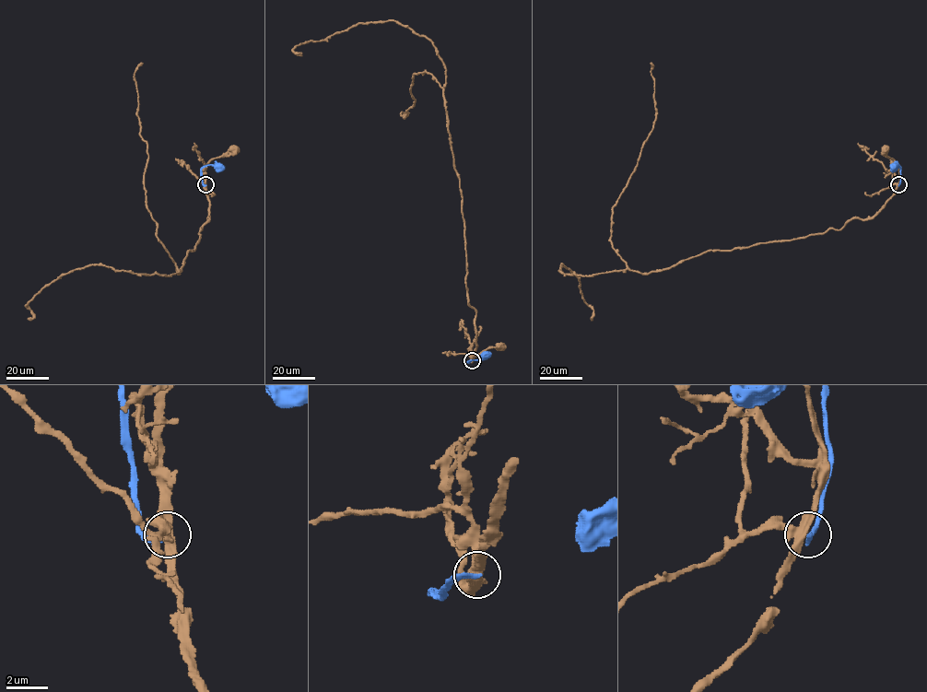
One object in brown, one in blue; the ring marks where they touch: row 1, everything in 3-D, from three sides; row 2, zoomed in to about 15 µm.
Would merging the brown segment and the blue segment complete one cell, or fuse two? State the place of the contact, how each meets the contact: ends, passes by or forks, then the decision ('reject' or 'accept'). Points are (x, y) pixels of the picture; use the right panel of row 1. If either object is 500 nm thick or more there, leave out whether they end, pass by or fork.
place (898, 184); brown forks; blue ends; reject

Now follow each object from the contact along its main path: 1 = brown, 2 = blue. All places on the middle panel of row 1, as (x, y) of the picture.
1: (472, 359), (489, 346), (501, 346)
2: (472, 360), (481, 359), (486, 354)

